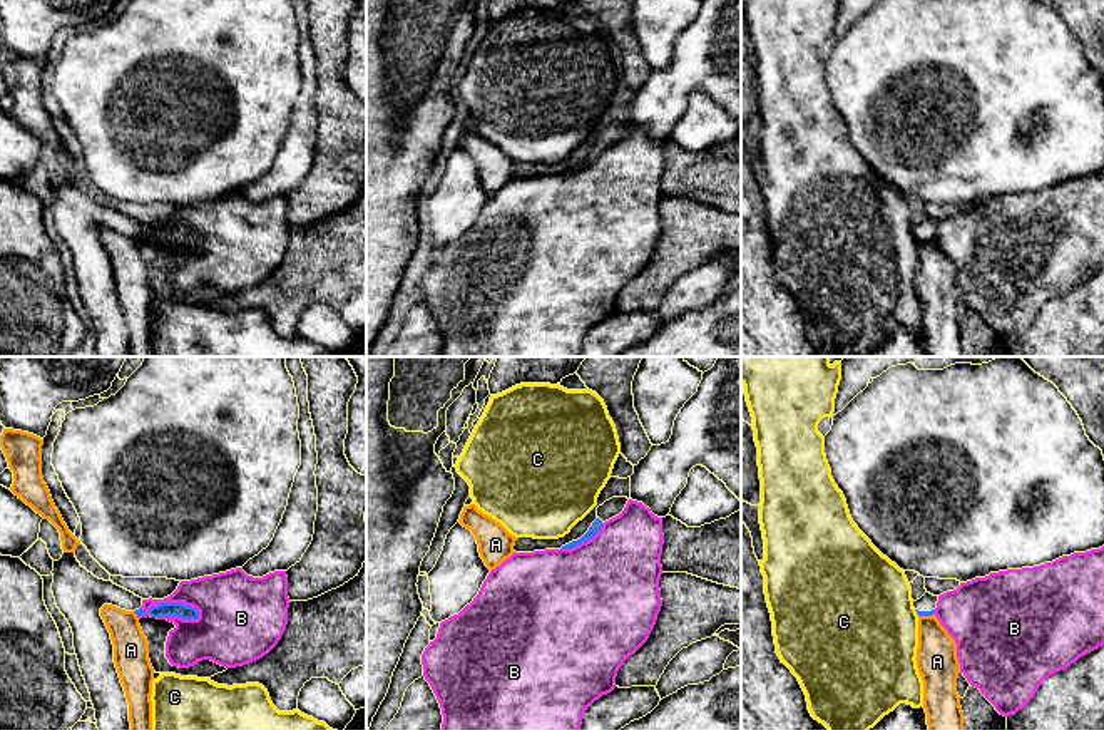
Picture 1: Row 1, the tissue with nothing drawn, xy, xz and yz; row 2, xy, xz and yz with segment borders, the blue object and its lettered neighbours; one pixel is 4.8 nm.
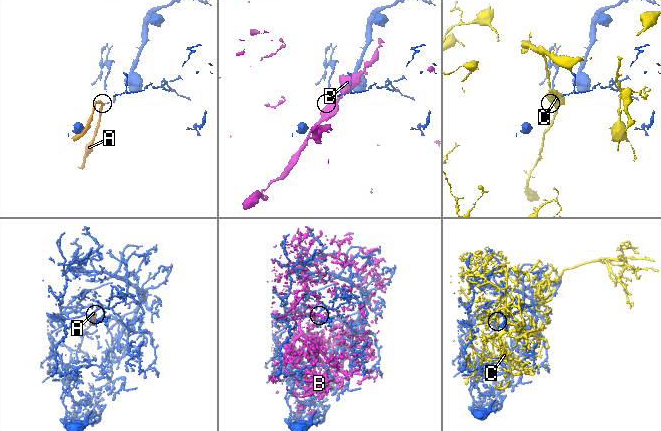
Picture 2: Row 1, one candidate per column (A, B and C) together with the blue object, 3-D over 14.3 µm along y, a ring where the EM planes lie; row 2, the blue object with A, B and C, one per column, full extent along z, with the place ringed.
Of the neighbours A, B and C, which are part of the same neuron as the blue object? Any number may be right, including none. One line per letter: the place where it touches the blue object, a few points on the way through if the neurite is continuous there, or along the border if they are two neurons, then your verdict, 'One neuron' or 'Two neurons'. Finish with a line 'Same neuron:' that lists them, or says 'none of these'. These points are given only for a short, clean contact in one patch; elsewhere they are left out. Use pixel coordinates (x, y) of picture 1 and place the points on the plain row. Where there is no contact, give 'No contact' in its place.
A: Touches blue at yz (925, 240). Boundary: yz (934, 238), (919, 241). Two neurons
B: Touches blue at xy (168, 228). Boundary: xy (199, 236), (183, 228), (158, 228), (138, 241). Two neurons
C: Touches blue at yz (917, 238). Two neurons
Same neuron: none of these

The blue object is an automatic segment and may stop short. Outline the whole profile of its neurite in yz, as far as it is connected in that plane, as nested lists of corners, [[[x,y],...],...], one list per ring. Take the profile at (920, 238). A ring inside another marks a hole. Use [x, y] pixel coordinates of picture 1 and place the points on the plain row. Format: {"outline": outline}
{"outline": [[[925,218],[920,224],[913,226],[913,233],[918,241],[932,241],[935,239],[938,221]]]}

